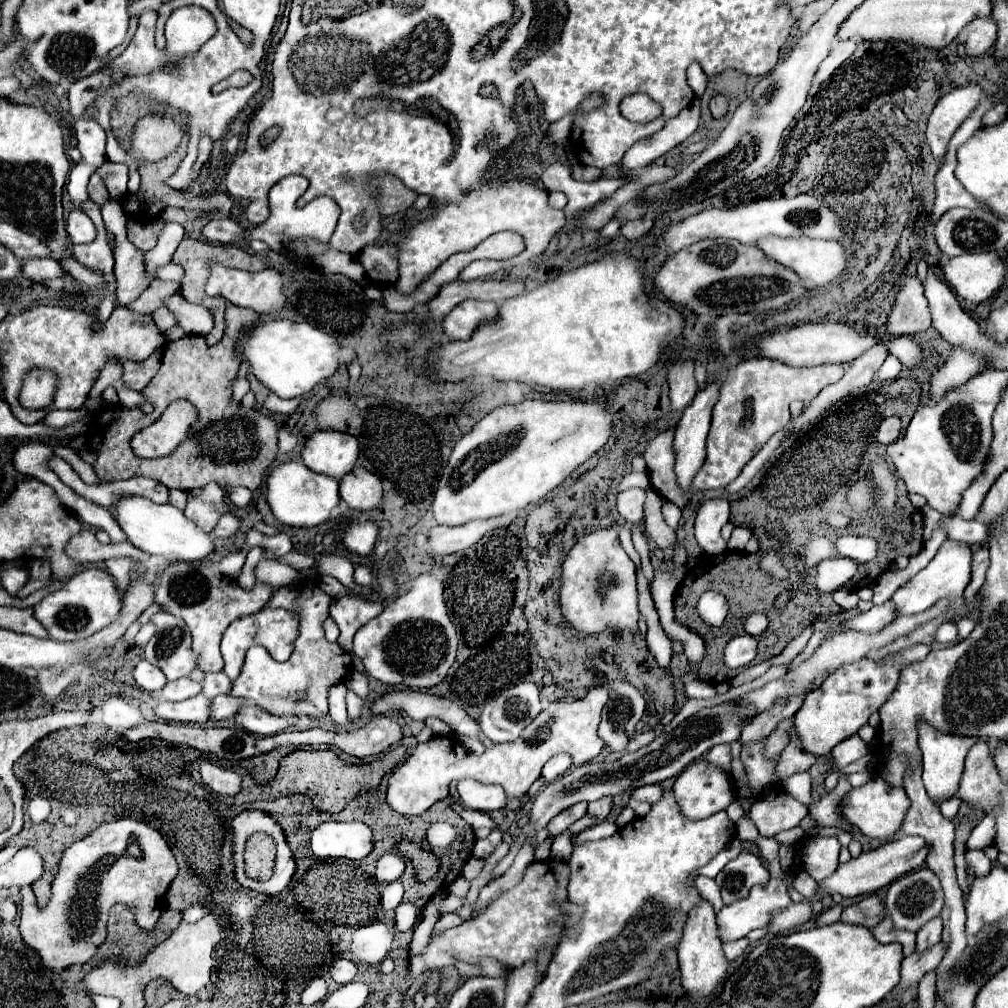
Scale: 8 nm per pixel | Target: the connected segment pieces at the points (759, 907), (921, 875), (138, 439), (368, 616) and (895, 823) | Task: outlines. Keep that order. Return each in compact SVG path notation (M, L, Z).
M770 880L768 886L756 886L750 898L724 906L718 916L718 938L720 942L732 942L744 938L750 930L762 928L770 910L788 906L792 900L788 896L788 886L784 880Z
M922 868L922 870L910 872L910 874L894 880L888 888L884 906L896 928L918 932L926 922L936 918L944 906L944 892L942 892L938 876L930 868Z
M178 400L168 406L160 420L138 432L132 440L132 450L142 458L160 458L170 452L186 438L194 424L194 406L186 400Z
M336 598L330 606L330 616L336 620L342 632L342 648L352 650L352 636L360 626L376 618L386 606L382 602L370 602L366 598Z
M872 778L870 784L866 784L862 788L854 788L848 794L848 798L842 804L842 814L862 834L866 834L870 838L878 838L878 840L890 840L900 830L908 808L910 808L910 798L904 788L890 786L888 782L884 782L880 778Z

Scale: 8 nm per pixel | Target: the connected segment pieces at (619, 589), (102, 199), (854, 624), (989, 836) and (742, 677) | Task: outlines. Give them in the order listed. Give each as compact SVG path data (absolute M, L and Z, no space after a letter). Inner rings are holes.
M604 528L604 530L594 530L580 538L576 546L568 552L564 564L562 564L562 590L560 590L560 604L564 618L578 630L586 634L598 634L606 630L608 626L616 626L616 630L638 630L638 592L636 592L636 566L624 552L616 528ZM608 572L617 576L615 585L608 587L603 593L600 588L600 576Z
M93 174L90 177L87 186L89 199L99 205L104 205L109 200L109 193L105 187L103 180L97 175Z
M888 600L882 606L874 606L872 610L854 616L852 620L846 620L842 626L838 626L834 632L830 632L826 638L838 634L838 632L846 632L846 630L858 630L858 632L878 632L882 630L886 624L890 624L894 620L894 604Z
M982 818L982 822L972 830L966 848L986 848L994 842L994 818Z
M762 662L762 664L756 664L756 666L744 668L740 674L736 674L736 676L730 680L730 684L732 684L732 686L740 686L740 684L744 684L744 682L748 682L748 680L754 680L754 678L762 676L766 670L768 670L768 662Z

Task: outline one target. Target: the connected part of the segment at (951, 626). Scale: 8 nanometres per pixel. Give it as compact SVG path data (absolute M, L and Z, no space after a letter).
M946 622L938 628L938 634L936 634L936 642L940 644L952 644L958 640L958 630L956 630L956 624L954 622Z

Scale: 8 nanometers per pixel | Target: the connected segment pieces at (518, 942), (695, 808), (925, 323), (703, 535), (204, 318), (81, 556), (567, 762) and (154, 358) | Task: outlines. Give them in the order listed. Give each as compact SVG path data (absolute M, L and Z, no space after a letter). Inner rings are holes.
M564 860L532 862L522 880L514 888L502 892L474 920L430 938L426 954L410 958L410 978L418 978L424 968L442 970L446 966L454 966L454 960L476 964L490 956L508 968L520 968L526 962L534 962L538 966L538 980L542 980L552 960L552 948L560 940L558 936L562 932L564 920L560 906L568 900L568 880L570 866Z
M698 760L692 762L678 778L674 784L674 798L682 810L682 814L686 814L688 818L706 818L714 812L724 810L728 804L732 804L736 800L736 790L734 784L730 780L732 776L726 774L724 770L720 770L720 766L708 764L706 760Z
M904 276L902 290L896 296L886 334L918 334L932 326L928 300L916 276Z
M708 500L702 504L696 516L696 540L706 554L722 554L727 542L721 537L722 526L730 520L728 500Z
M179 294L167 298L164 303L176 314L178 324L186 334L206 336L214 328L214 318L208 308L187 302Z
M83 529L80 536L71 538L68 541L68 552L72 558L80 562L98 562L98 560L108 560L114 556L130 556L136 560L142 560L142 552L136 550L130 544L101 544L95 533Z
M558 754L558 756L554 756L546 762L542 776L544 776L546 782L554 782L562 774L566 774L570 768L572 768L572 758L568 754Z
M158 348L154 354L150 354L142 362L124 362L124 382L132 390L140 392L154 378L154 374L158 372L160 358L162 358L162 350Z

